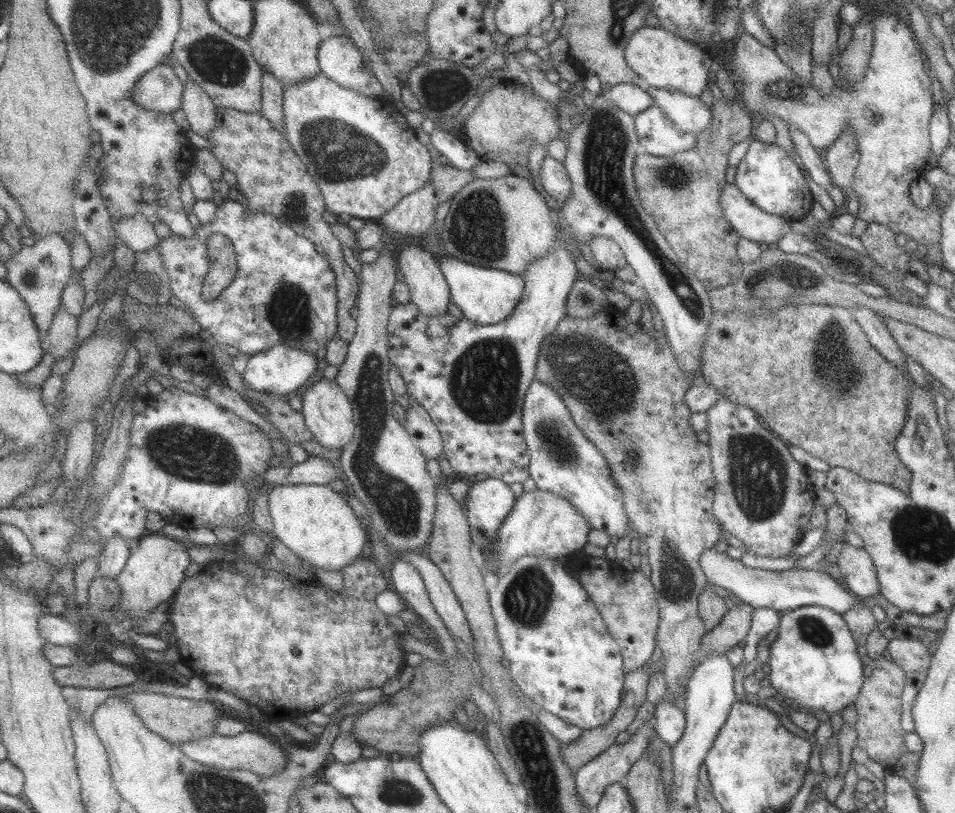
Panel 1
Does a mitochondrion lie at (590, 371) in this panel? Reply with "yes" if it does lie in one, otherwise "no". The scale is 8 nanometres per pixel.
yes

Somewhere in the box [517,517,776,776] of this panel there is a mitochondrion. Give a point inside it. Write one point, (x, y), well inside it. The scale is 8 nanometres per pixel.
(675, 584)

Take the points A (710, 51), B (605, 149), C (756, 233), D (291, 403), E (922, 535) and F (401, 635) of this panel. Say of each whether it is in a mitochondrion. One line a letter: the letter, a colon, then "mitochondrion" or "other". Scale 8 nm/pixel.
A: other
B: mitochondrion
C: other
D: other
E: mitochondrion
F: other

